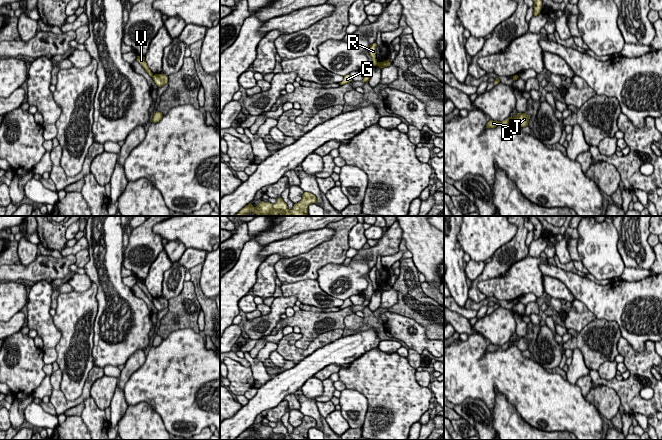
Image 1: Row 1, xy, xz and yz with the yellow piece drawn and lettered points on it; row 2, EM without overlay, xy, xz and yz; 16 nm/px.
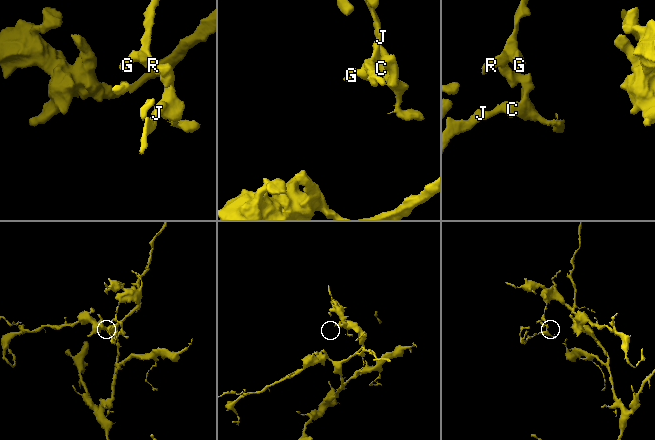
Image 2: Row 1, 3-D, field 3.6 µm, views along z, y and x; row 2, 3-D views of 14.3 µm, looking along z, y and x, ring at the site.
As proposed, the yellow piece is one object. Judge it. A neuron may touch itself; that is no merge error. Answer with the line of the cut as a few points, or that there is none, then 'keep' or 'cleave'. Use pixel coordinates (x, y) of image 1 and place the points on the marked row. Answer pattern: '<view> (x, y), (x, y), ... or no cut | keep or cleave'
xz (376, 62), (377, 65) | cleave

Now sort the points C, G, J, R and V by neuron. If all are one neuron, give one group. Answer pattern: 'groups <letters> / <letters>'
groups C J / G R V

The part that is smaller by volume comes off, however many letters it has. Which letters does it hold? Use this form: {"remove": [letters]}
{"remove": ["C", "J"]}

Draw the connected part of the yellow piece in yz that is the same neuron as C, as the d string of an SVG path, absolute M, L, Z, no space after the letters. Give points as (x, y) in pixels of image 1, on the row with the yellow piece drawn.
M518 113L515 116L511 116L505 120L503 120L502 122L499 121L493 121L492 119L486 124L486 128L495 128L498 125L502 124L503 126L506 126L508 124L510 124L511 122L516 122L518 123L521 127L525 127L528 126L529 123L529 119L530 119L530 115L526 114L526 113Z

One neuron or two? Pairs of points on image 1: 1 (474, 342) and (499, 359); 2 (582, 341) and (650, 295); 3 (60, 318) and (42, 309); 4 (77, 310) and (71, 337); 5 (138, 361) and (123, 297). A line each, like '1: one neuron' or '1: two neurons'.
1: one neuron
2: two neurons
3: two neurons
4: one neuron
5: two neurons

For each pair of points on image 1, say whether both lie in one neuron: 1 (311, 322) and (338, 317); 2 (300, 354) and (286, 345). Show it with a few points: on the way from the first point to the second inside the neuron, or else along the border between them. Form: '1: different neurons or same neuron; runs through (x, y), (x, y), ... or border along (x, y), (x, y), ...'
1: same neuron; runs through (318, 319), (325, 316), (331, 317)
2: same neuron; runs through (297, 354), (289, 348)

